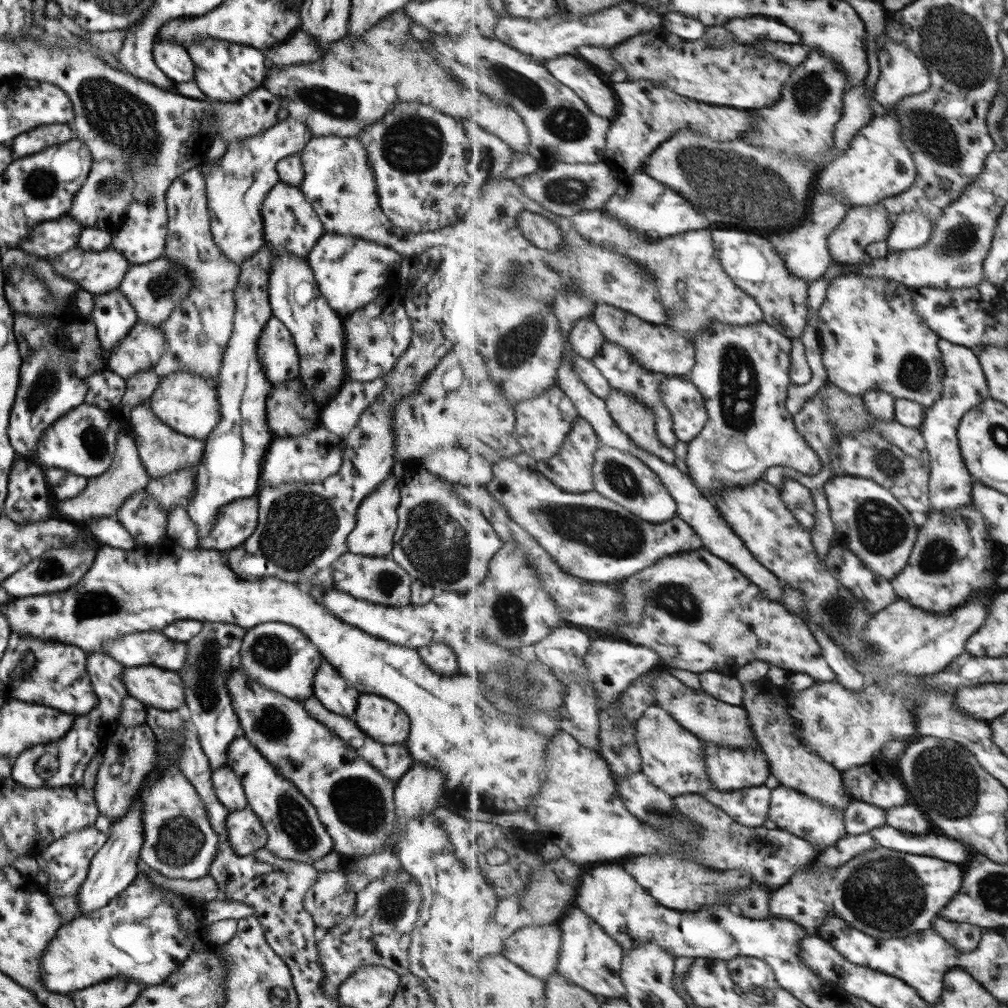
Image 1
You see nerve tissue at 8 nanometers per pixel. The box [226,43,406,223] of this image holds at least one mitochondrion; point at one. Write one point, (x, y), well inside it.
(335, 104)

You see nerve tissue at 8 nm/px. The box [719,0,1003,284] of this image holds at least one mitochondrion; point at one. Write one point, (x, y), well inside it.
(960, 49)

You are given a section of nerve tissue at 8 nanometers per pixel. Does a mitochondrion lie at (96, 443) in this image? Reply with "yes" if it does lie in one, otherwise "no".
yes

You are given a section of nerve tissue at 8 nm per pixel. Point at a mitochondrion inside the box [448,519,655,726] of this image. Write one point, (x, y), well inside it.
(529, 689)

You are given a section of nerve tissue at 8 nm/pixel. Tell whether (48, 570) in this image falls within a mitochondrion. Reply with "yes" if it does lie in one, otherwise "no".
yes

